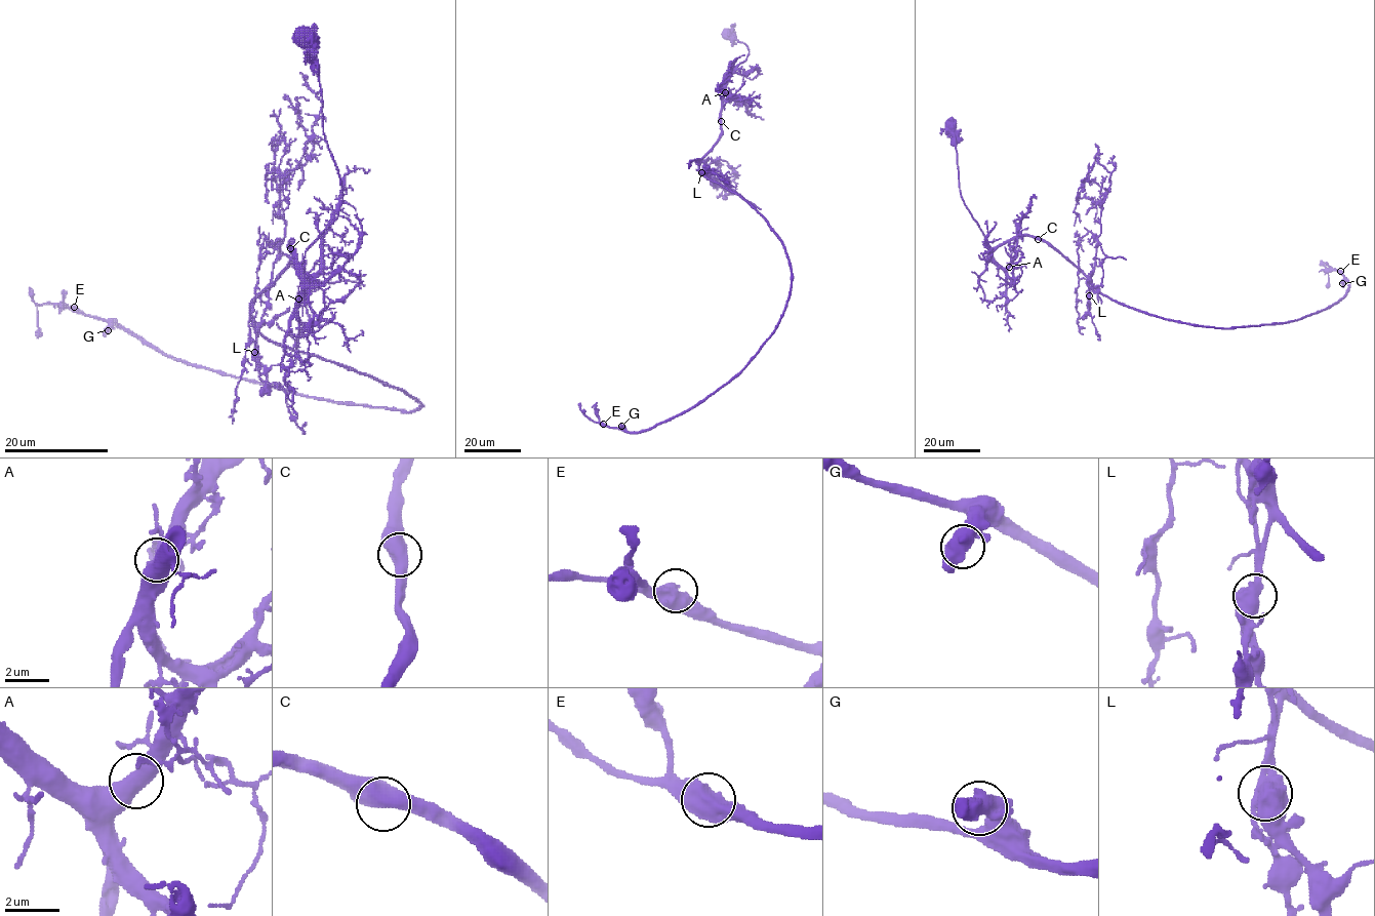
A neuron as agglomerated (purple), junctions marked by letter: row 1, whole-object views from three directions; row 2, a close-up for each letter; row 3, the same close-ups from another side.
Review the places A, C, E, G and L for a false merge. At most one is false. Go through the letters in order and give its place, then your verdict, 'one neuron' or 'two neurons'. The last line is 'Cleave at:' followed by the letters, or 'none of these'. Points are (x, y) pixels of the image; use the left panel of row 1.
A: at (298, 299); one neuron
C: at (290, 248); one neuron
E: at (74, 307); one neuron
G: at (108, 330); one neuron
L: at (254, 352); two neurons
Cleave at: L

